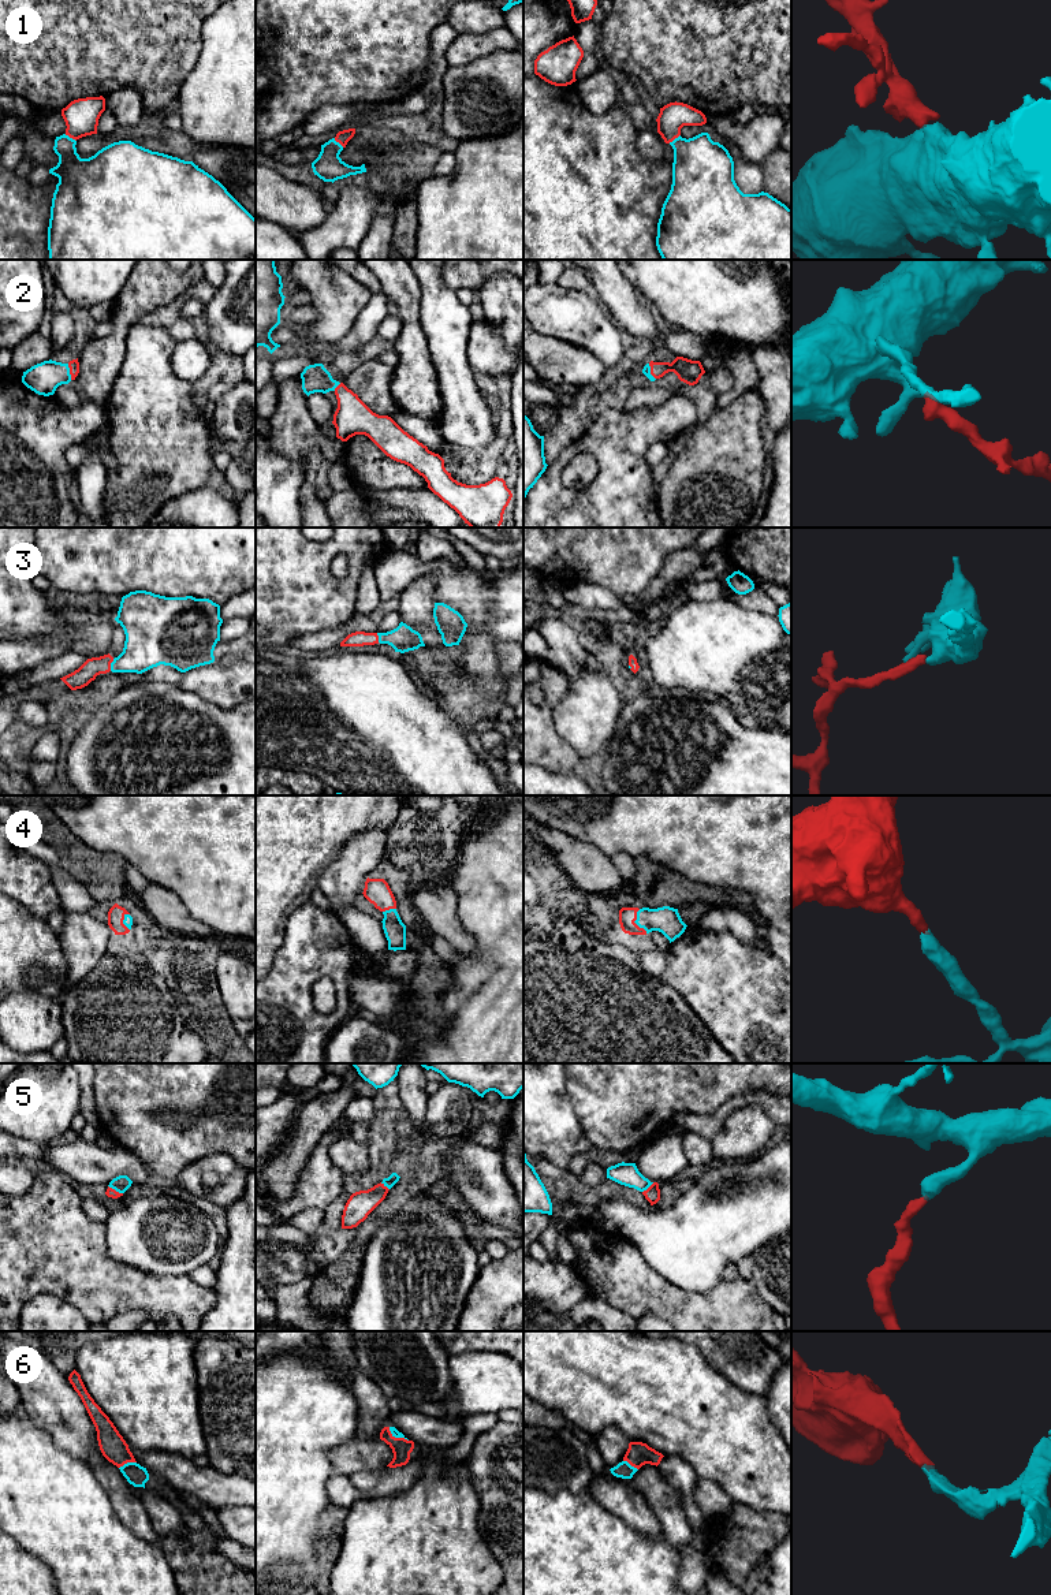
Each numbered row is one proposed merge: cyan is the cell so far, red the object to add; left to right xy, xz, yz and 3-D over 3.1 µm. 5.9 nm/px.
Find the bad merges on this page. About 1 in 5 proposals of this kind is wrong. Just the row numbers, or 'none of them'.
none of them

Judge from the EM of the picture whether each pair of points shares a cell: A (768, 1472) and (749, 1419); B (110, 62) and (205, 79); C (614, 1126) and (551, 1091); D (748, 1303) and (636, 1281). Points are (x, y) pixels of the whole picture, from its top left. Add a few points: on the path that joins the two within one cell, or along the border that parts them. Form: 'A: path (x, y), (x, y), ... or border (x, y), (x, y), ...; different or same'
A: path (755, 1459), (749, 1453), (749, 1433); same
B: border (202, 48), (196, 64), (182, 84), (174, 105); different
C: border (565, 1077), (565, 1085), (571, 1098), (582, 1133); different
D: path (720, 1304), (671, 1304), (663, 1300); same

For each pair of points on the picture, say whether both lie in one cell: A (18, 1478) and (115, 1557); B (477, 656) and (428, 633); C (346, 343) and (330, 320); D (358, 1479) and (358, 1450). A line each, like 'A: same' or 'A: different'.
A: same
B: different
C: different
D: different

